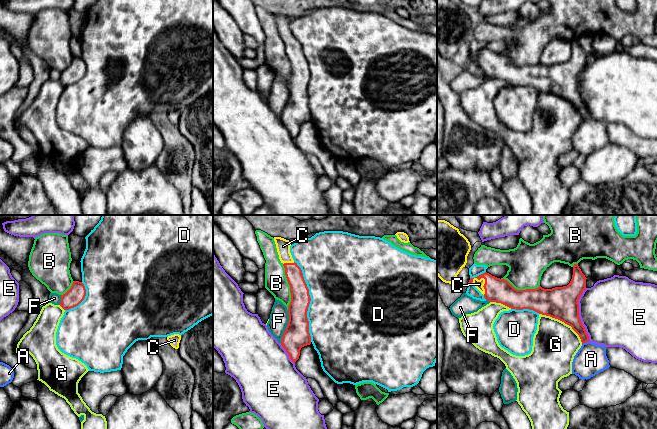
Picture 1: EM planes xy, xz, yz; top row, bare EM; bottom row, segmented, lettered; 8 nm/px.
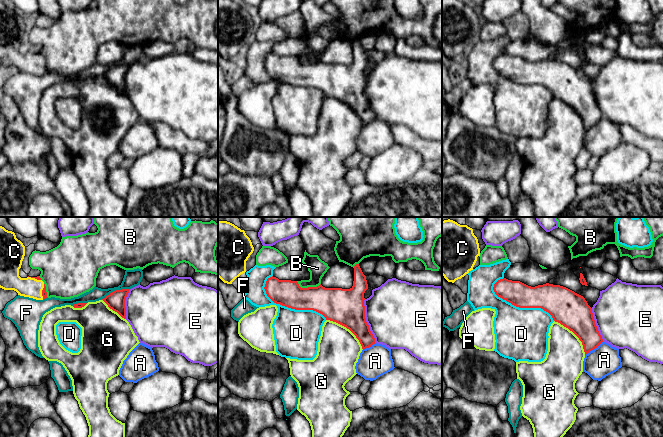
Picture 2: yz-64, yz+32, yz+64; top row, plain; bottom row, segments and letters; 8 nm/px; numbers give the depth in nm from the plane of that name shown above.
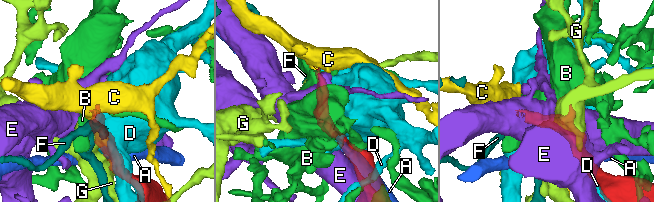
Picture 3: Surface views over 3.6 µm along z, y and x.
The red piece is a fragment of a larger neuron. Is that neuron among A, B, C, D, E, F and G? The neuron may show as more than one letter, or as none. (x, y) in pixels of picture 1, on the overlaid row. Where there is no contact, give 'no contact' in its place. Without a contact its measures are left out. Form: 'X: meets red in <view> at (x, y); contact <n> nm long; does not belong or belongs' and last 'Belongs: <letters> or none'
A: meets red in yz at (585, 342); contact 70 nm long; does not belong
B: meets red in xz at (290, 287); contact 380 nm long; does not belong
C: meets red in yz at (485, 281); contact 160 nm long; belongs
D: meets red in xz at (310, 300); contact 650 nm long; does not belong
E: meets red in yz at (578, 314); contact 420 nm long; does not belong
F: meets red in xz at (287, 326); contact 280 nm long; does not belong
G: meets red in yz at (563, 321); contact 420 nm long; does not belong
Belongs: C

